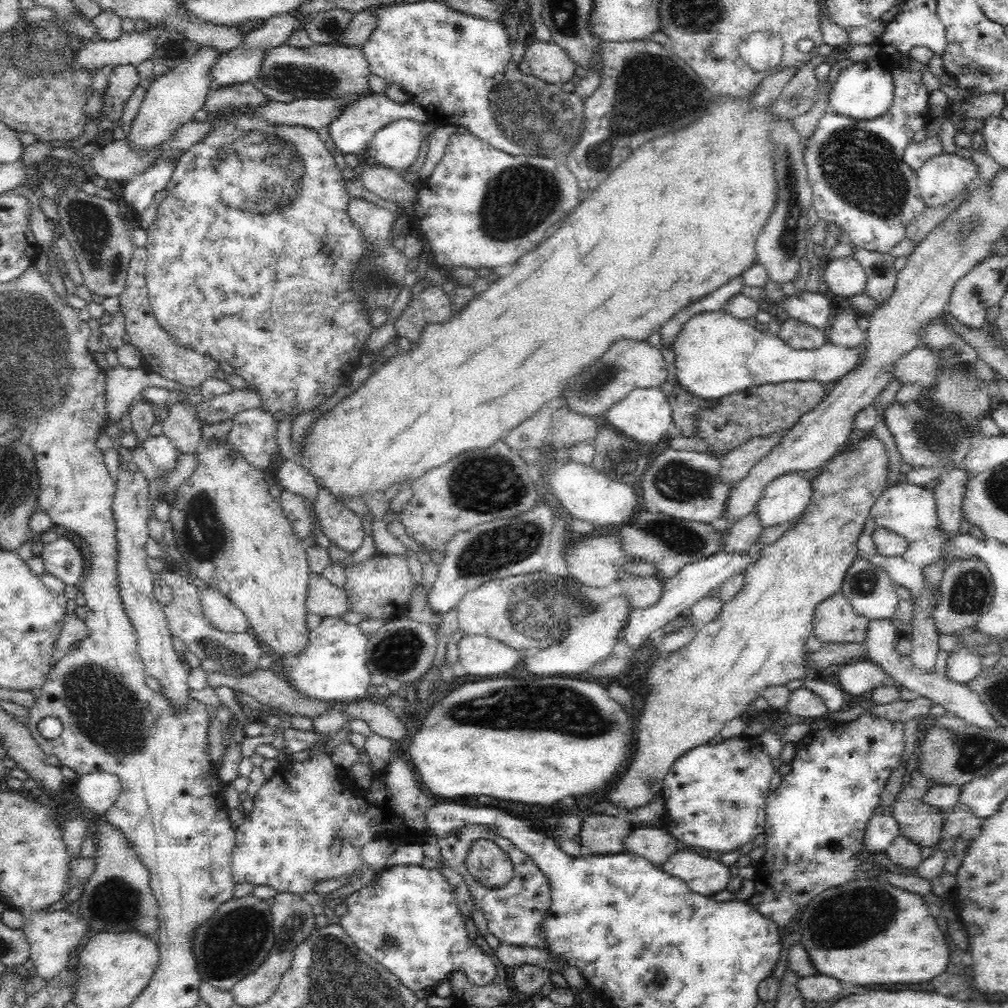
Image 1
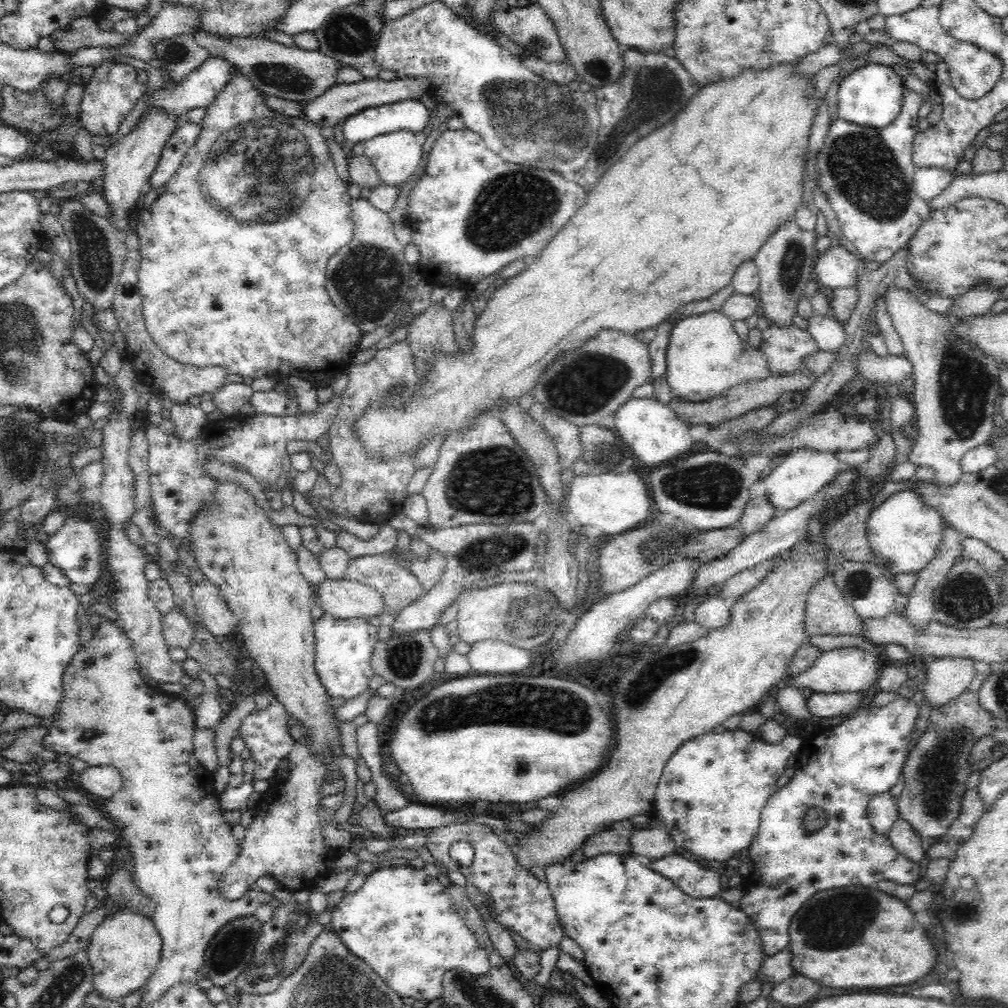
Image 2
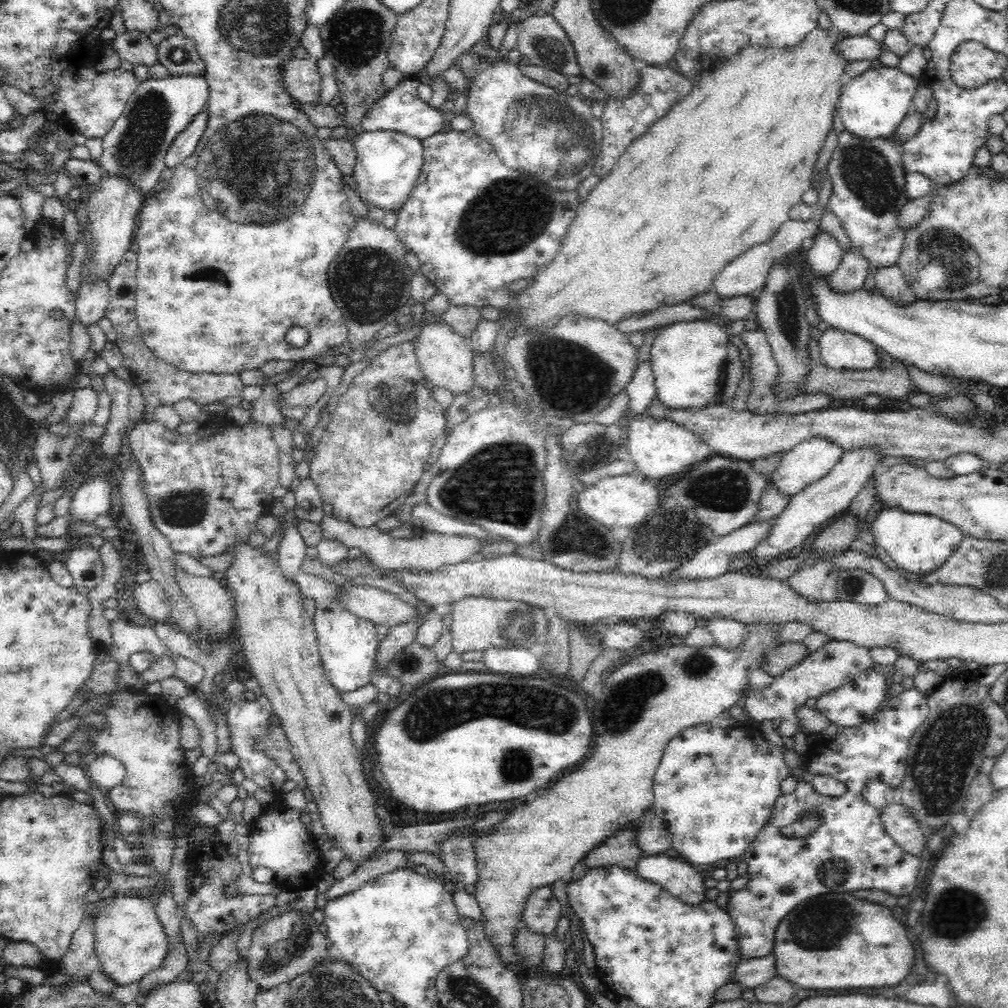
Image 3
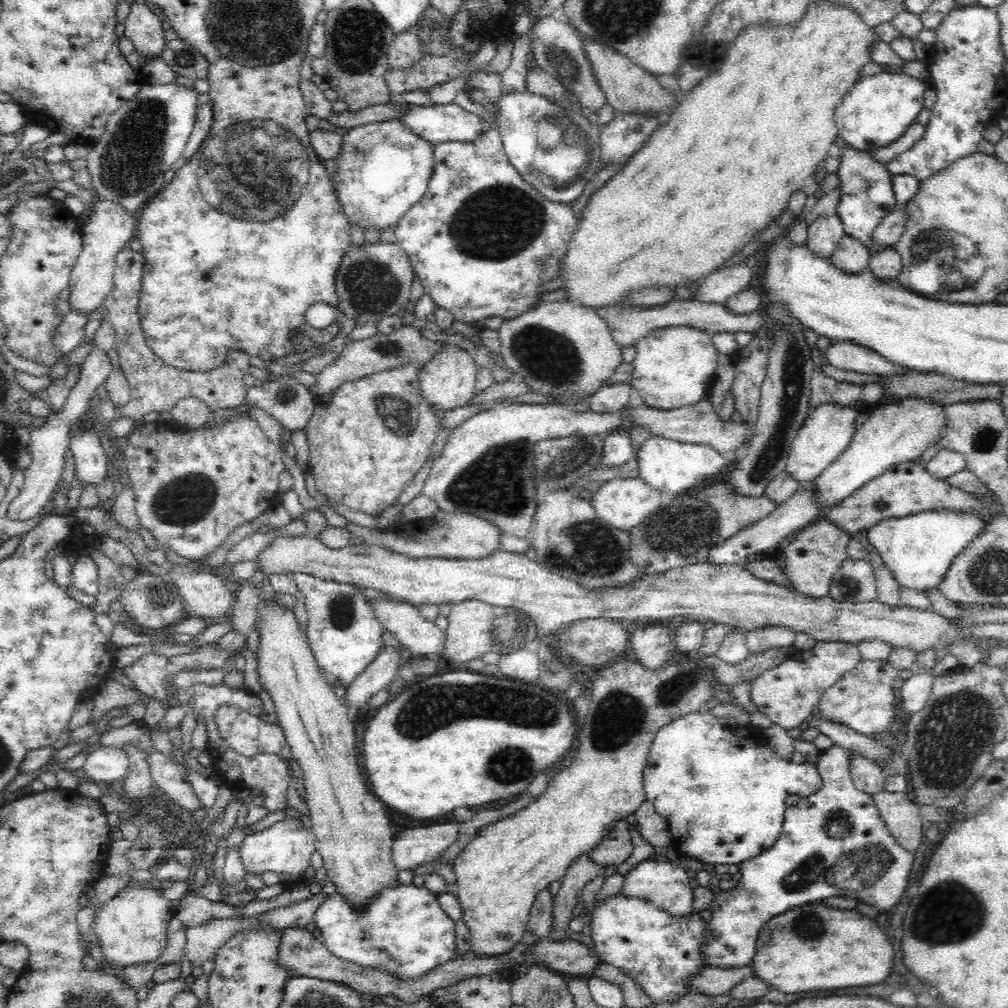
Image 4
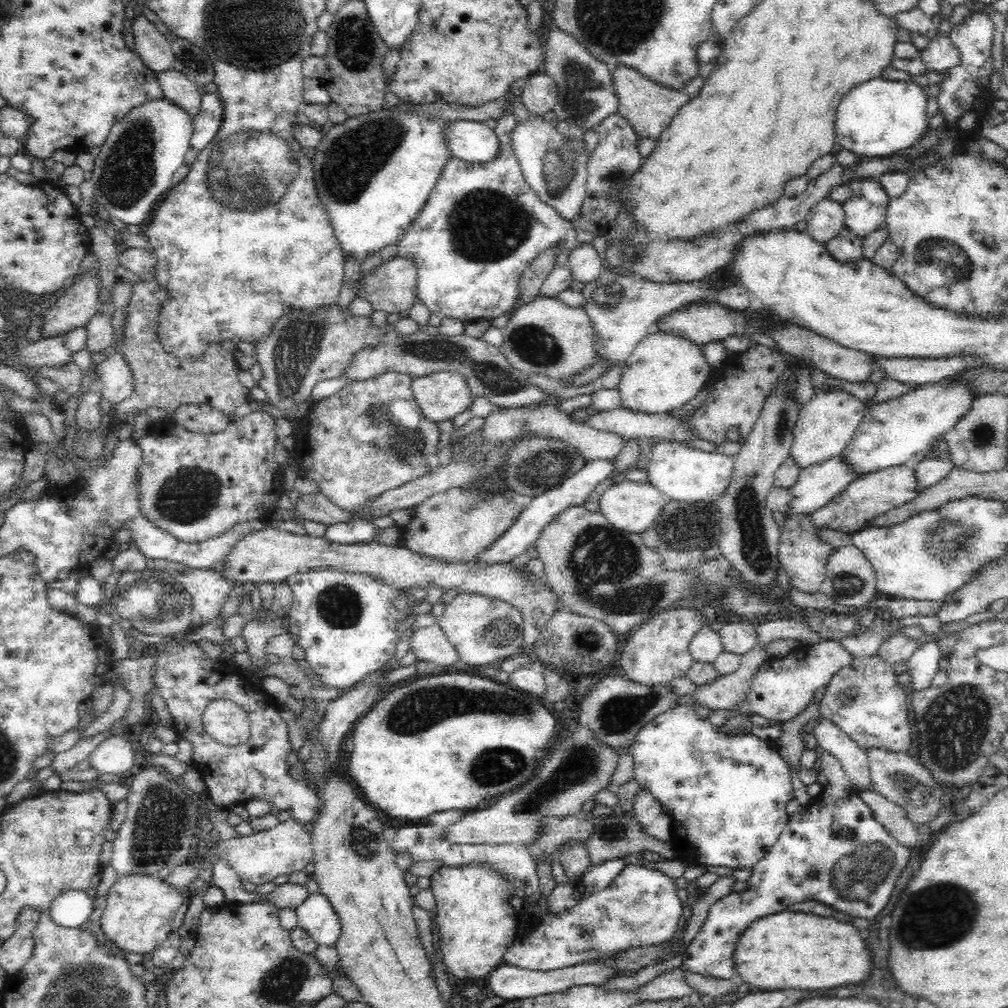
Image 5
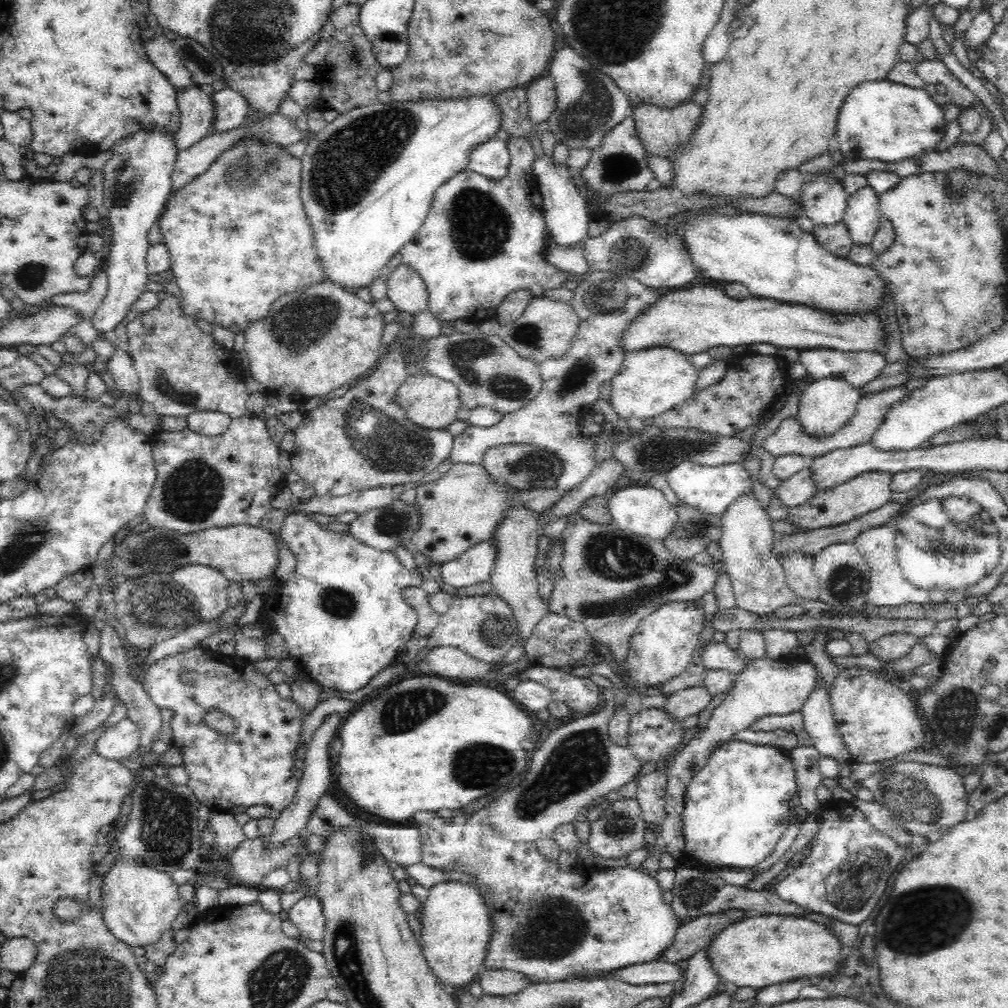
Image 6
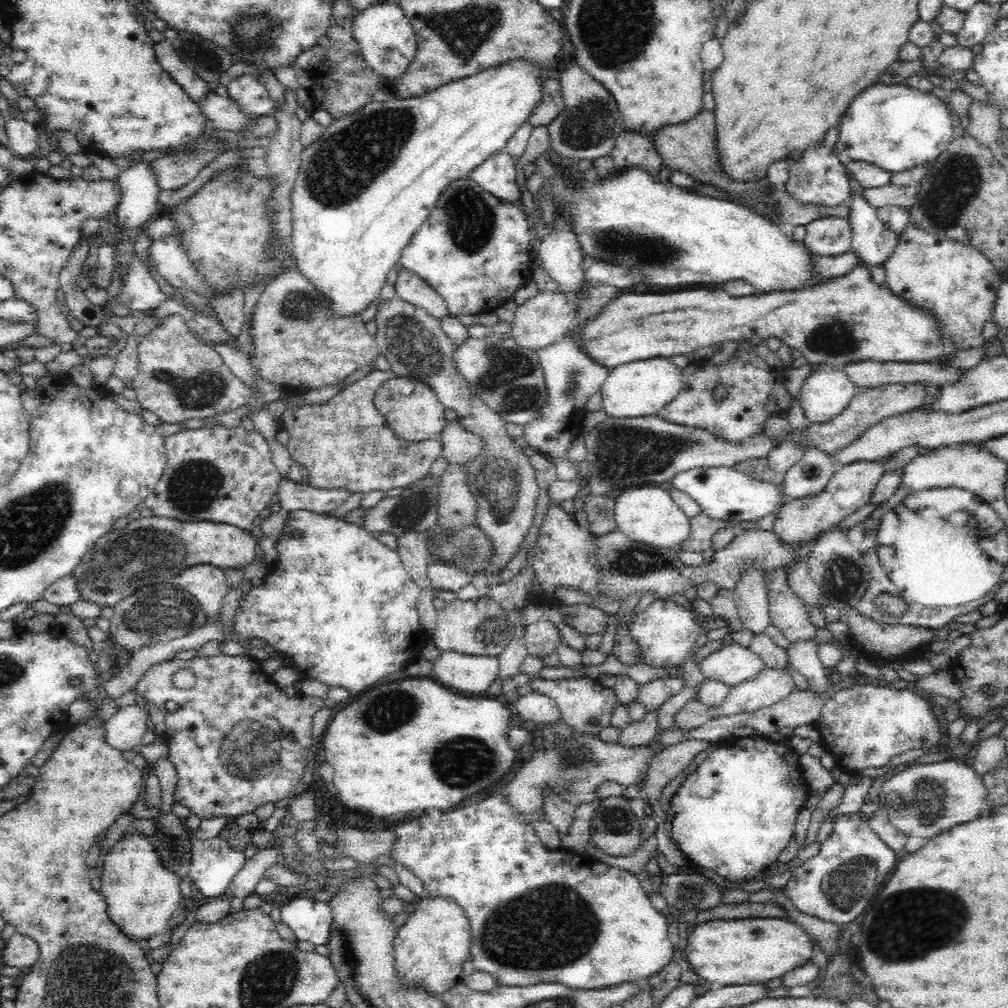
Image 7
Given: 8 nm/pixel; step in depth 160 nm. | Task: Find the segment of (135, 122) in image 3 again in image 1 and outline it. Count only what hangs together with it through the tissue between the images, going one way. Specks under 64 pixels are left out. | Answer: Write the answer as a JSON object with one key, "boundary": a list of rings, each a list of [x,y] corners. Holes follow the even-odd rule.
{"boundary":[[[288,13],[266,19],[262,27],[258,29],[252,28],[245,34],[244,42],[240,47],[226,52],[217,60],[211,72],[213,82],[215,82],[216,86],[232,86],[232,84],[247,83],[248,80],[258,75],[260,64],[264,60],[266,51],[284,45],[286,40],[288,40],[288,36],[292,32],[303,28],[305,24],[306,21],[302,21],[298,17],[292,17]]]}

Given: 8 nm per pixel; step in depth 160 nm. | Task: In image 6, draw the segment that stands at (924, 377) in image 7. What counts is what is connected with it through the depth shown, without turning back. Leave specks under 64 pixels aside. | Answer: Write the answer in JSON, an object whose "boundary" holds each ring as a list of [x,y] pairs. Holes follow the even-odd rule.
{"boundary":[[[830,348],[799,351],[798,362],[804,365],[807,375],[814,381],[837,377],[855,388],[868,384],[887,366],[880,352],[841,352]]]}

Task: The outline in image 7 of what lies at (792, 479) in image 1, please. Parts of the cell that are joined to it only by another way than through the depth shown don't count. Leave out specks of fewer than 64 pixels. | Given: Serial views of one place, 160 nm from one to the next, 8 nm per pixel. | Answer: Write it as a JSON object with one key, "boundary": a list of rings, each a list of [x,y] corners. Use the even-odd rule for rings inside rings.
{"boundary":[[[840,369],[812,370],[804,381],[802,404],[805,417],[812,424],[833,421],[844,412],[855,396],[855,384]]]}

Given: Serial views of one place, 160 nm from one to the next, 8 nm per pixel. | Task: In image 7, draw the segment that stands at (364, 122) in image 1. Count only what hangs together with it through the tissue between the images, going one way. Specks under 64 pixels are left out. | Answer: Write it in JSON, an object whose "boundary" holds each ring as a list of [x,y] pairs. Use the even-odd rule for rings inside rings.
{"boundary":[[[503,149],[474,168],[469,178],[503,203],[520,203],[521,193],[516,183],[514,162],[514,157]]]}

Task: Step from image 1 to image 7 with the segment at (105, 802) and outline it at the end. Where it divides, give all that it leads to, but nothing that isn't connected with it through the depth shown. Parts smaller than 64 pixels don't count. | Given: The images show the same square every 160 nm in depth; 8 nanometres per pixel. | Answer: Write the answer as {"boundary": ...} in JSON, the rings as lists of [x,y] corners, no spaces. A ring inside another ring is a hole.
{"boundary":[[[138,704],[128,705],[117,712],[103,725],[104,741],[120,751],[138,750],[142,736],[146,734],[146,714]]]}

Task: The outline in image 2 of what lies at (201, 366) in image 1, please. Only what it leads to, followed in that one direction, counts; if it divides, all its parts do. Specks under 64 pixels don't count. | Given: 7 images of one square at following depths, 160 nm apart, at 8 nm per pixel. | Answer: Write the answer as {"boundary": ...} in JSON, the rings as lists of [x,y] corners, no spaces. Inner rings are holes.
{"boundary":[[[139,250],[128,252],[124,270],[116,284],[112,308],[118,319],[119,329],[126,336],[128,341],[128,361],[133,366],[133,372],[137,381],[144,383],[148,388],[162,388],[166,397],[174,403],[187,403],[193,396],[203,393],[214,393],[226,383],[227,373],[221,367],[199,368],[192,365],[179,364],[178,361],[170,359],[162,352],[158,345],[151,339],[147,332],[146,322],[143,319],[143,304],[138,292],[139,278],[137,277],[140,268],[142,255]]]}

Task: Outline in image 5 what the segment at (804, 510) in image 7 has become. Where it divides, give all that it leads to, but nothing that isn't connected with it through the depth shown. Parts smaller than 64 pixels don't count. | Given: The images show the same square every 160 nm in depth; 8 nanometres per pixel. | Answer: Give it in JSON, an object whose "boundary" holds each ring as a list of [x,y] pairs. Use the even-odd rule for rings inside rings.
{"boundary":[[[906,464],[892,466],[850,482],[842,492],[838,493],[838,496],[835,496],[825,507],[811,513],[810,517],[819,528],[831,528],[854,534],[870,527],[871,520],[882,513],[913,501],[922,491],[923,488],[917,485],[916,468],[908,468]]]}

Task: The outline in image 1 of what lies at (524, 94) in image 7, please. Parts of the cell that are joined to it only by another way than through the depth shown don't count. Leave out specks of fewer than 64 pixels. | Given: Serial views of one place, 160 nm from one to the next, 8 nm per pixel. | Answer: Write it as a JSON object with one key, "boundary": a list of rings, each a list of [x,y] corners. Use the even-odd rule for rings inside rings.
{"boundary":[[[400,119],[378,130],[367,146],[382,167],[402,173],[419,155],[423,124]]]}

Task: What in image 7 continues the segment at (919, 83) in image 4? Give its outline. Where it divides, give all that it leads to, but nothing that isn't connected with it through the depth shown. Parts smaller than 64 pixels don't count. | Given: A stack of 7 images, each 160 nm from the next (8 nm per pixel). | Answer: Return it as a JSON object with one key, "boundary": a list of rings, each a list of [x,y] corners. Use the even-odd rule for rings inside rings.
{"boundary":[[[874,84],[866,88],[844,112],[840,121],[840,135],[835,144],[835,152],[844,160],[864,161],[891,172],[909,171],[918,164],[933,162],[935,158],[947,149],[954,139],[955,123],[952,121],[950,106],[932,93],[907,86],[906,84]]]}

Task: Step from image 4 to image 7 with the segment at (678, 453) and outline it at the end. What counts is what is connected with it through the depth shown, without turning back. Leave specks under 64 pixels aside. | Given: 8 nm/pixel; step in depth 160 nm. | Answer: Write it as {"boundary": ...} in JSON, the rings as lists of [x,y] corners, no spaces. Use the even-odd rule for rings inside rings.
{"boundary":[[[692,468],[691,470],[676,474],[670,480],[676,489],[692,497],[700,505],[702,513],[716,520],[743,521],[759,520],[778,510],[782,502],[782,487],[776,485],[775,481],[756,481],[745,473],[739,472],[736,468]]]}

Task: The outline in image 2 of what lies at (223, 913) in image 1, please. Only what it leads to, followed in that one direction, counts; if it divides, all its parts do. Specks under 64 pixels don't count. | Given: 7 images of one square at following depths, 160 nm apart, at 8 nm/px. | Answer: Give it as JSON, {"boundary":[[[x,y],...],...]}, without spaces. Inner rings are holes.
{"boundary":[[[248,915],[232,919],[214,932],[211,942],[207,945],[204,959],[204,965],[208,968],[208,978],[214,986],[225,987],[234,983],[235,978],[242,974],[254,956],[254,948],[258,944],[262,927],[263,923],[257,917]]]}

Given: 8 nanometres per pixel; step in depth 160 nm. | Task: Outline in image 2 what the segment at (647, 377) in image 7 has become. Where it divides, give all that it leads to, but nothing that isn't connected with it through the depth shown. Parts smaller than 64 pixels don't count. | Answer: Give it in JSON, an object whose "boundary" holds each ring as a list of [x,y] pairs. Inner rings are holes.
{"boundary":[[[721,310],[706,311],[678,320],[678,324],[671,332],[670,344],[667,345],[668,368],[665,373],[671,392],[676,397],[690,402],[705,402],[724,394],[732,386],[740,386],[745,382],[759,381],[772,376],[760,346],[755,349],[748,344],[748,340],[742,343],[734,323]]]}

